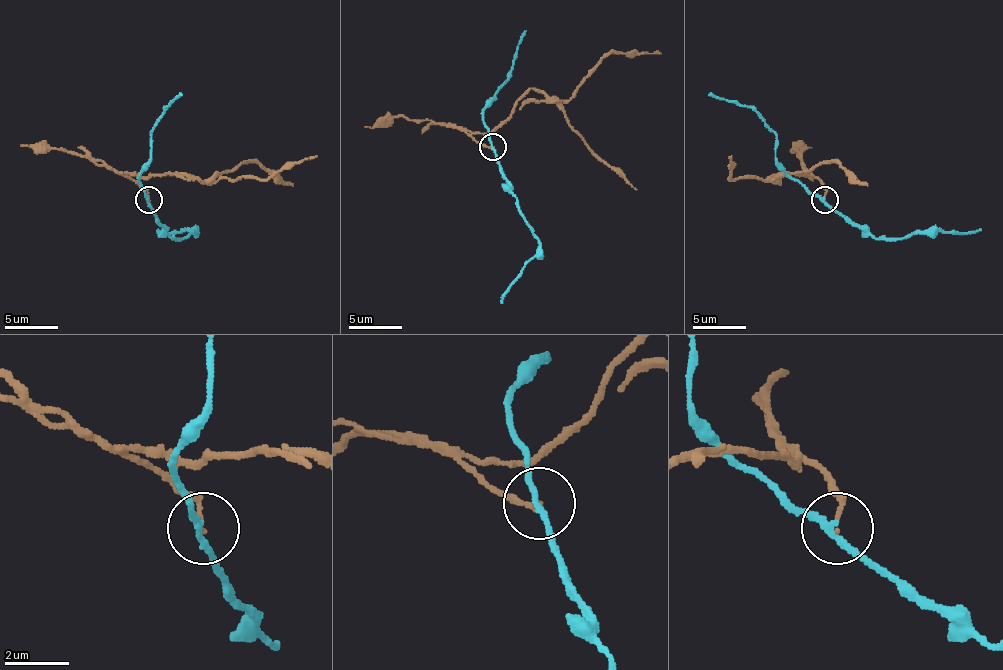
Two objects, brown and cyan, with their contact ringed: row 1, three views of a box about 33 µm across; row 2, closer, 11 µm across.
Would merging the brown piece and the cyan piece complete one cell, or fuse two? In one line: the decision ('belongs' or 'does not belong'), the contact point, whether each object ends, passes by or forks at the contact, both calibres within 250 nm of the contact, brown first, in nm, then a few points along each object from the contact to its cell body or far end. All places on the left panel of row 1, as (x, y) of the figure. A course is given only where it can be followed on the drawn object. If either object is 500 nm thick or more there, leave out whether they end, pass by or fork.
does not belong; place (149, 199); brown ends; cyan passes by; calibres 120 and 180 nm; course brown (148, 199), (132, 175), (265, 180), (316, 156); course cyan (148, 199), (172, 239), (180, 239), (193, 231), (161, 233), (159, 228)

